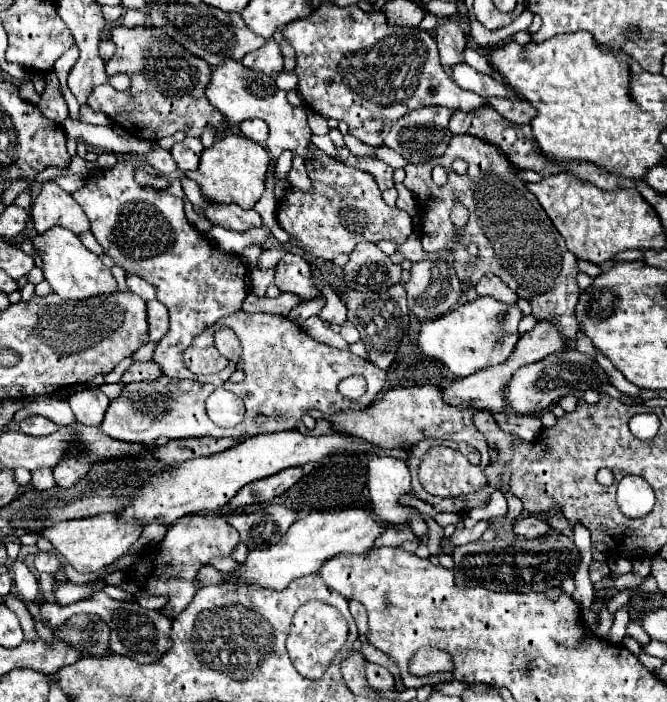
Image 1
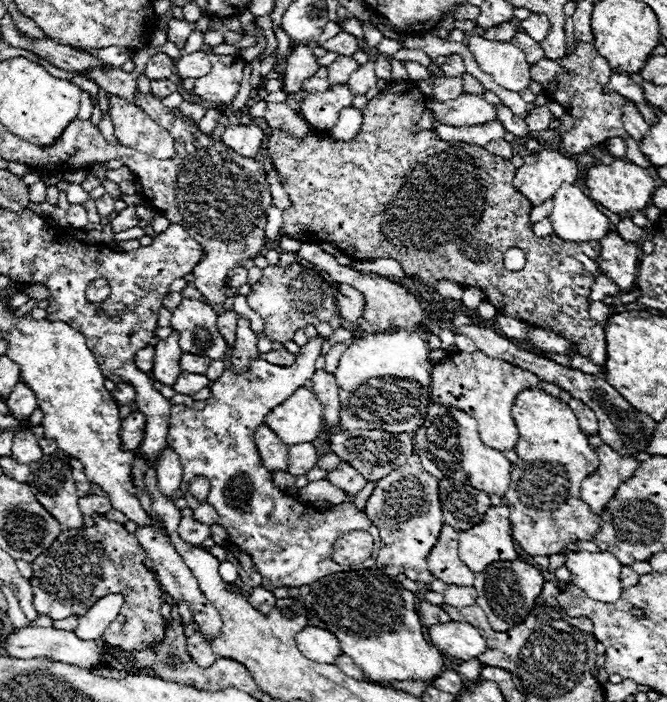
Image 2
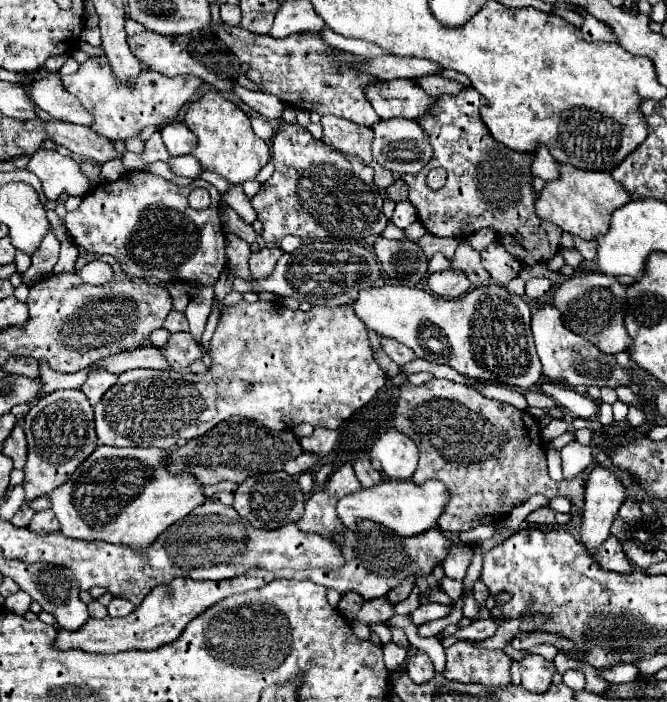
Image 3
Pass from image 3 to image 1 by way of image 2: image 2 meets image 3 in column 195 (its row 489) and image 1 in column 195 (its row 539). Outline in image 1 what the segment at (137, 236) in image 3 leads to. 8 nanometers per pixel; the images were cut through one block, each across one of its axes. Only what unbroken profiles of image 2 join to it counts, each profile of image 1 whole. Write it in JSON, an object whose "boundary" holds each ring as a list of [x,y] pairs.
{"boundary":[[[130,162],[116,164],[110,170],[90,176],[72,196],[88,216],[94,238],[114,264],[156,286],[158,300],[166,304],[170,312],[170,330],[154,350],[154,360],[162,366],[164,374],[222,386],[237,367],[227,366],[218,373],[202,376],[190,372],[182,356],[192,340],[210,328],[212,322],[242,308],[248,296],[248,268],[240,256],[216,248],[216,244],[208,242],[186,220],[180,198],[136,184],[132,172],[134,166]]]}

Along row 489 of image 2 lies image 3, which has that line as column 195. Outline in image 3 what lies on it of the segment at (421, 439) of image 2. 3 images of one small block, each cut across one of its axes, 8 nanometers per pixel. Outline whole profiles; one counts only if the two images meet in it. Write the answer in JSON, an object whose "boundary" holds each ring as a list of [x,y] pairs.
{"boundary":[[[100,444],[76,470],[76,480],[52,490],[52,510],[60,520],[60,532],[68,538],[104,540],[146,548],[170,524],[204,504],[204,484],[186,470],[170,474],[170,456],[160,448],[116,448]]]}

